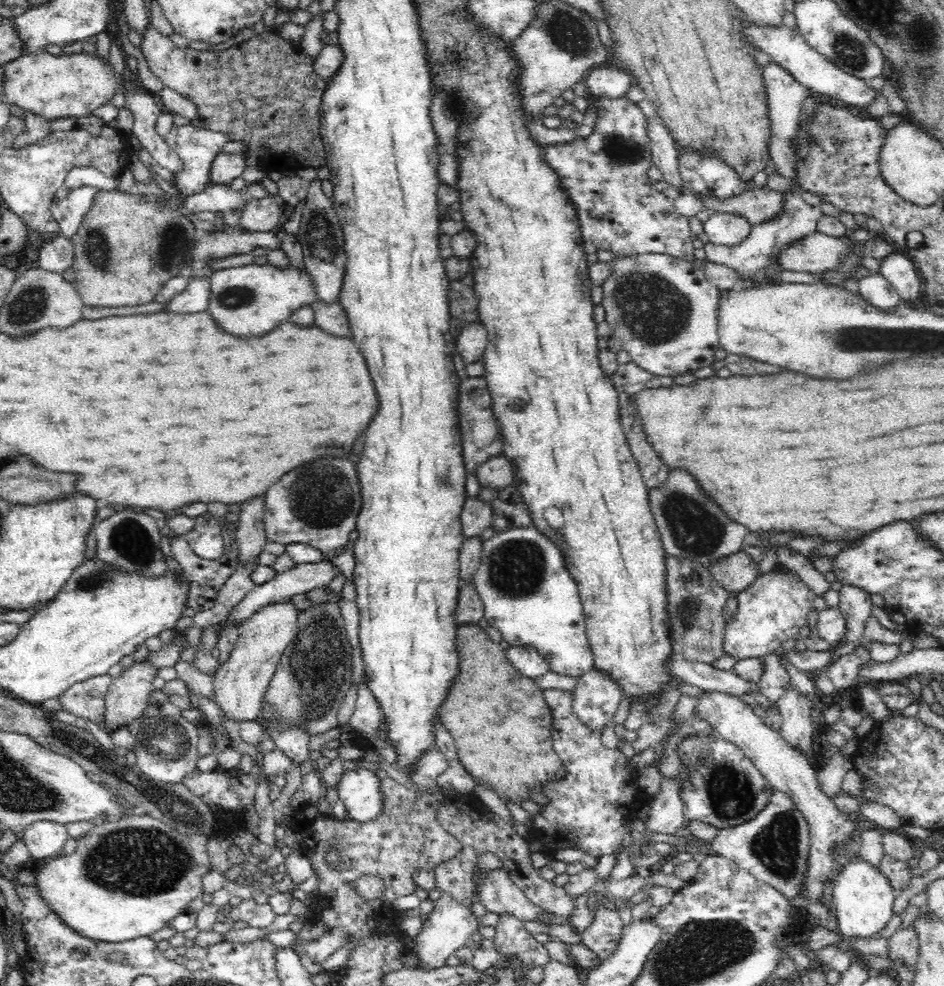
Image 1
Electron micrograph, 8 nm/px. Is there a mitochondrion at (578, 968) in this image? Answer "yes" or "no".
no

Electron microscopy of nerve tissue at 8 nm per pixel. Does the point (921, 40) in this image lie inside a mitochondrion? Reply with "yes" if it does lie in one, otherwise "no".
yes

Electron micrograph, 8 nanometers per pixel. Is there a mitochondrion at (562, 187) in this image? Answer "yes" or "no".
no

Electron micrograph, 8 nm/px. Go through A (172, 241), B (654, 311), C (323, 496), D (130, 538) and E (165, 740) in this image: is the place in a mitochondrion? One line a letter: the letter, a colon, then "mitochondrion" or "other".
A: mitochondrion
B: mitochondrion
C: mitochondrion
D: mitochondrion
E: mitochondrion

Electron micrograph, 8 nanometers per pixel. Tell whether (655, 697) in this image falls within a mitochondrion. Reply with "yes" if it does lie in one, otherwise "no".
no

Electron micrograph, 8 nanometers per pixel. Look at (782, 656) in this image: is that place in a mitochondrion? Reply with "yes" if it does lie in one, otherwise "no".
no

